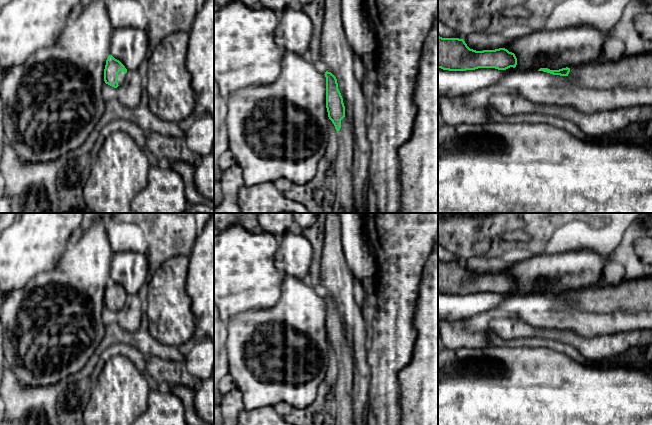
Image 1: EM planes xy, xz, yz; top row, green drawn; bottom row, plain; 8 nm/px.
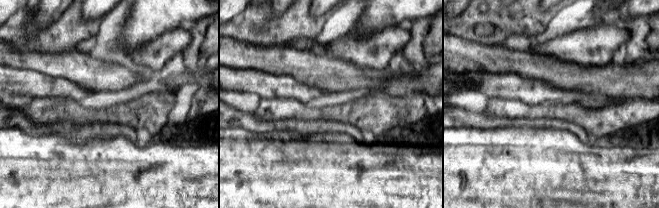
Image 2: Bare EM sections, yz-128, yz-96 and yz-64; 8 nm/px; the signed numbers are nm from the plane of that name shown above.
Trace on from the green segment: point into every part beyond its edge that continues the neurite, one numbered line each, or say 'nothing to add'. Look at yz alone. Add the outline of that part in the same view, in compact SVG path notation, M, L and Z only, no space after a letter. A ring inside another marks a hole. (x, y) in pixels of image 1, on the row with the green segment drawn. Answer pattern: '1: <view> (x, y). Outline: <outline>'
1: yz (634, 72). Outline: M652 54L624 57L612 64L583 64L570 68L569 79L580 87L638 89L652 87Z

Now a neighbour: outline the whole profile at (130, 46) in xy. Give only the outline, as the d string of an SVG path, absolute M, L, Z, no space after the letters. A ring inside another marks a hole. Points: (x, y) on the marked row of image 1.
M136 28L115 29L110 42L110 55L119 60L127 71L138 71L147 59L154 37Z

